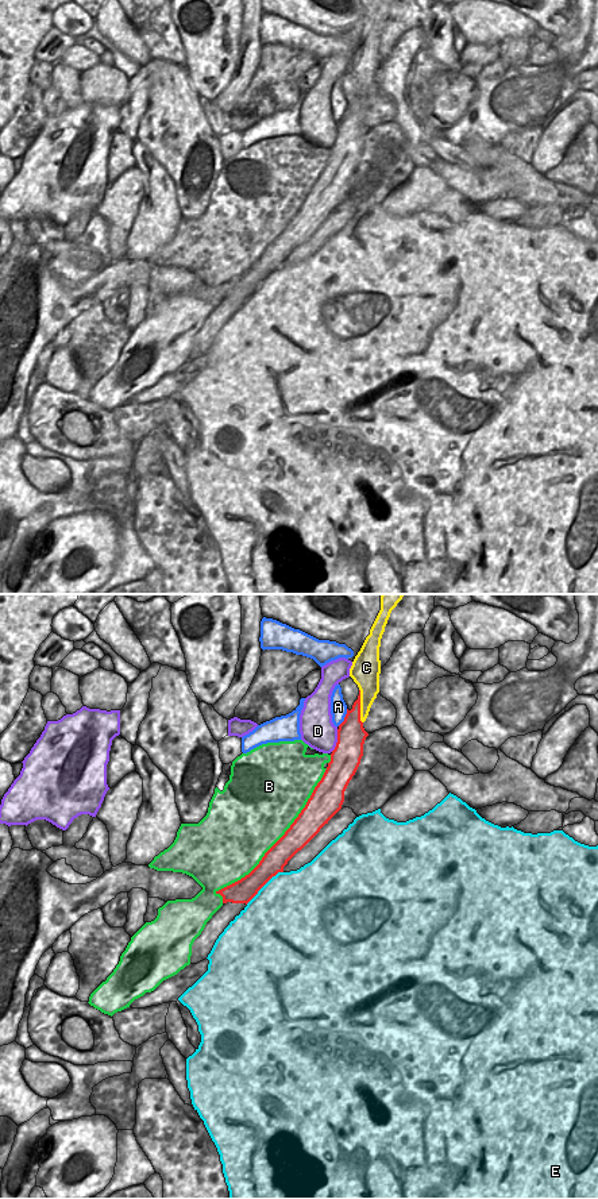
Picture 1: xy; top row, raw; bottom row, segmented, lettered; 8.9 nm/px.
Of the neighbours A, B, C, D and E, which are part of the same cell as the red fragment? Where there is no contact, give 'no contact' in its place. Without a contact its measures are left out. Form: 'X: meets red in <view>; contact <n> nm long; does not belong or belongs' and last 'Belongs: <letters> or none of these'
A: meets red in xy; contact 180 nm long; does not belong
B: meets red in xy; contact 1500 nm long; does not belong
C: meets red in xy; contact 320 nm long; belongs
D: meets red in xy; contact 220 nm long; does not belong
E: meets red in xy; contact 440 nm long; does not belong
Belongs: C

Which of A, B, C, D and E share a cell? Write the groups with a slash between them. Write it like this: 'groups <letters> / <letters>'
groups A / B / C / D / E

